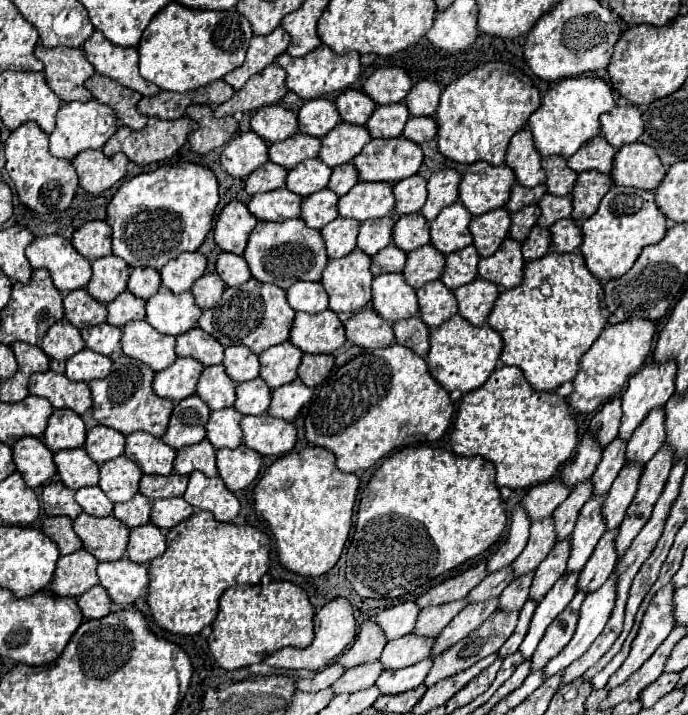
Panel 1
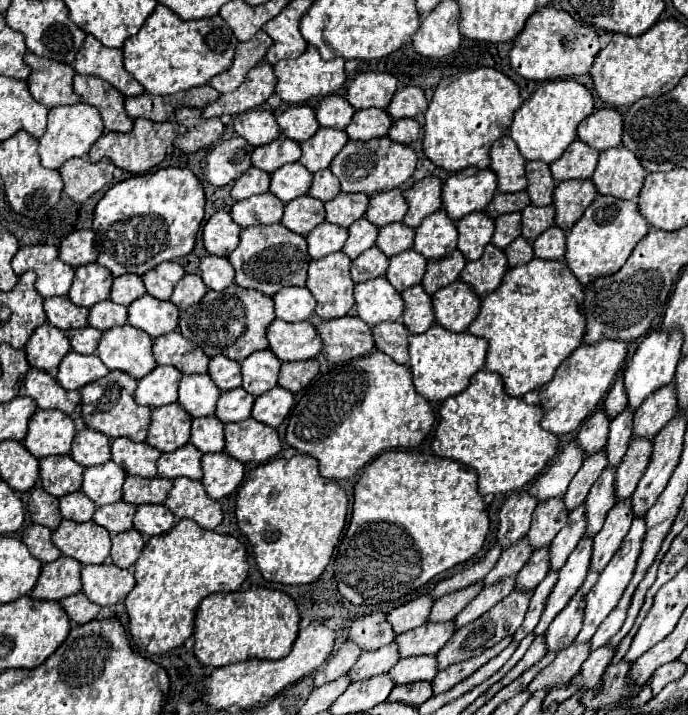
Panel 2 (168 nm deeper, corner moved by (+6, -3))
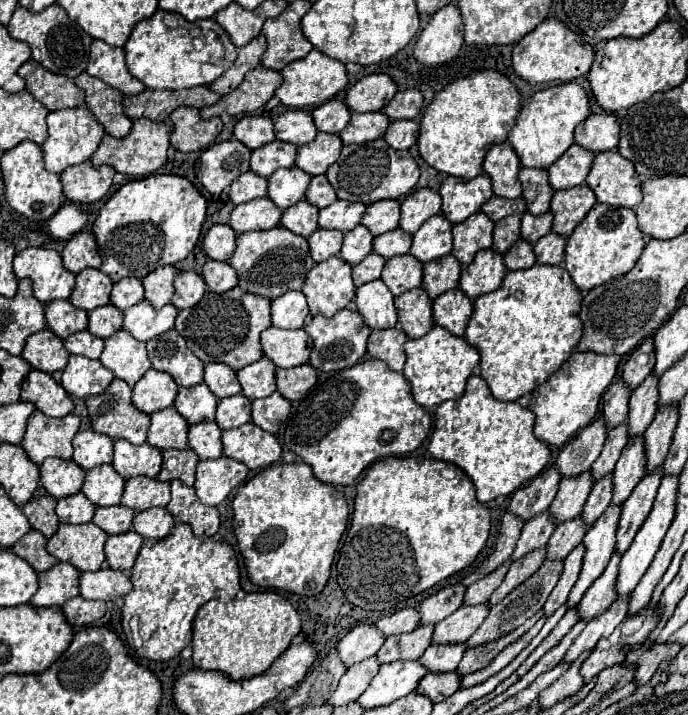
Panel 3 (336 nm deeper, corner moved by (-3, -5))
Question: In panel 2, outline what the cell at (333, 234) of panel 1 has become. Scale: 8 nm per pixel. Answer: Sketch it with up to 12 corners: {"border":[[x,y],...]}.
{"border":[[322,222],[306,236],[308,254],[342,250],[346,228]]}

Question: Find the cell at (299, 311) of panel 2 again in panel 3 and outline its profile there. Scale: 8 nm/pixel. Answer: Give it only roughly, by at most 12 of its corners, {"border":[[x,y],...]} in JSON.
{"border":[[301,290],[271,302],[277,328],[303,328],[309,306]]}

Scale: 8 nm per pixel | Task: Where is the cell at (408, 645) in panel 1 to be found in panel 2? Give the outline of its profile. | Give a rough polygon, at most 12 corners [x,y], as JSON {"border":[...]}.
{"border":[[426,622],[396,636],[400,656],[438,654],[454,622]]}

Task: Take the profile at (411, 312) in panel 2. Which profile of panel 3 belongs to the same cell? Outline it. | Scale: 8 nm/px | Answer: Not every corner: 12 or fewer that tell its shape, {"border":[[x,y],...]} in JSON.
{"border":[[423,288],[395,298],[409,338],[433,328],[433,300]]}

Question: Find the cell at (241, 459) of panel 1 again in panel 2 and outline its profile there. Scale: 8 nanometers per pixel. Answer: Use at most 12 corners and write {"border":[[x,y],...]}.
{"border":[[226,452],[202,456],[202,486],[210,498],[232,494],[244,464]]}

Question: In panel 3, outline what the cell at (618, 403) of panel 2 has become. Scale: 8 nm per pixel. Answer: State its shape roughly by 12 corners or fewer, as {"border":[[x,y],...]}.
{"border":[[647,338],[625,362],[633,392],[651,374],[655,350]]}

